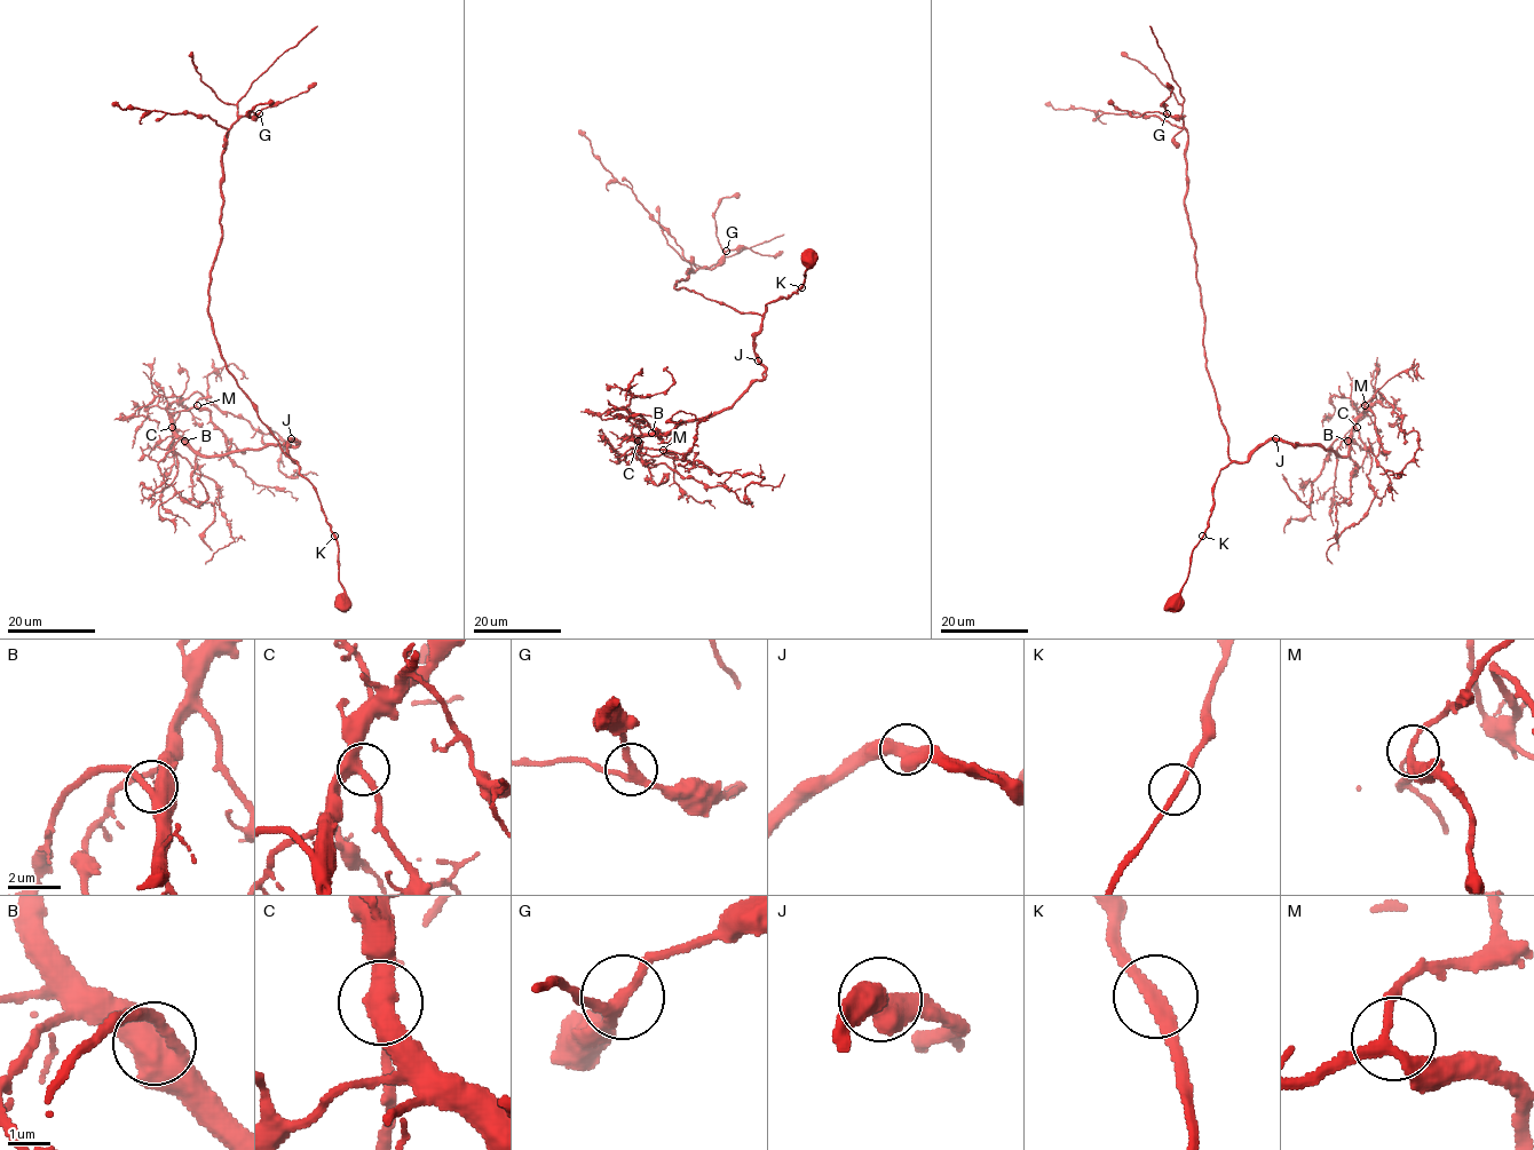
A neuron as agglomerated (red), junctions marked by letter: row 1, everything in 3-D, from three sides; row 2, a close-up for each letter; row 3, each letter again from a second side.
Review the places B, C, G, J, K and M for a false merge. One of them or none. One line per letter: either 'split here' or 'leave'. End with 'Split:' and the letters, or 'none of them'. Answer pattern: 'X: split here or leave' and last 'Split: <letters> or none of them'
B: leave
C: leave
G: leave
J: leave
K: leave
M: leave
Split: none of them

